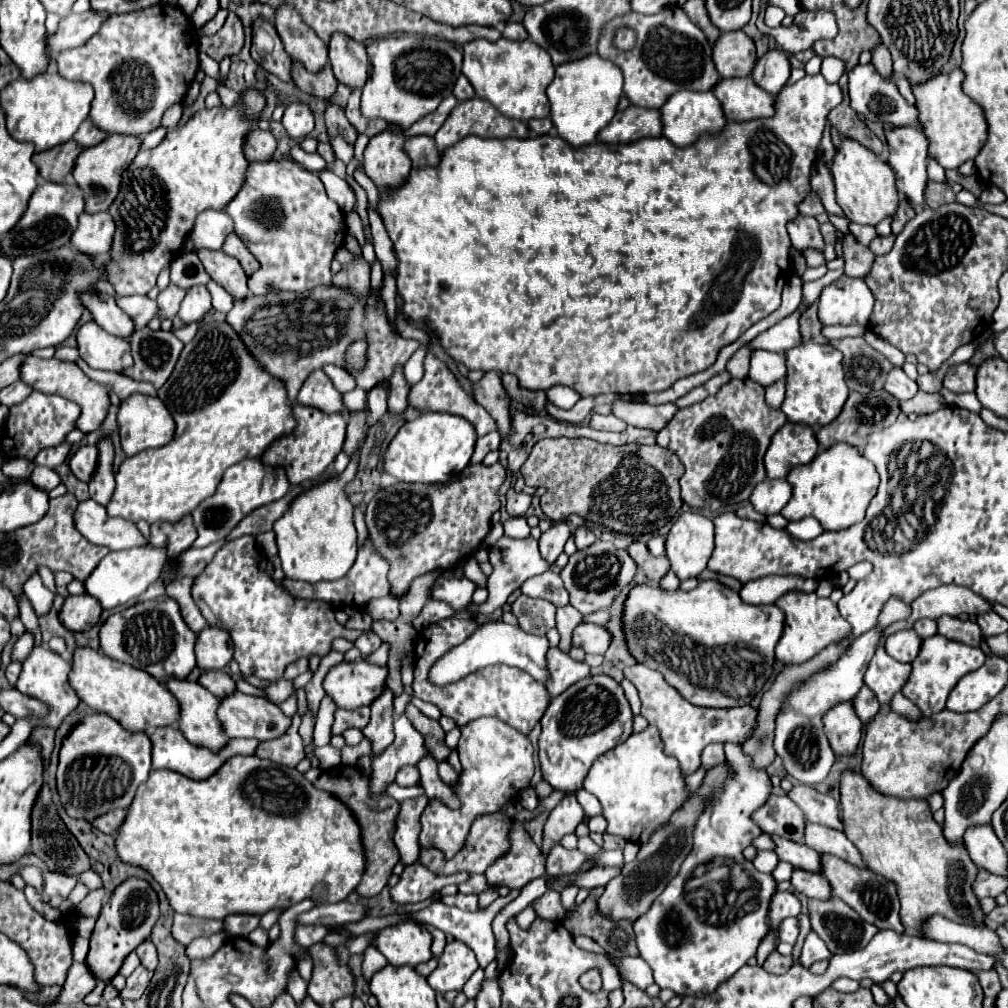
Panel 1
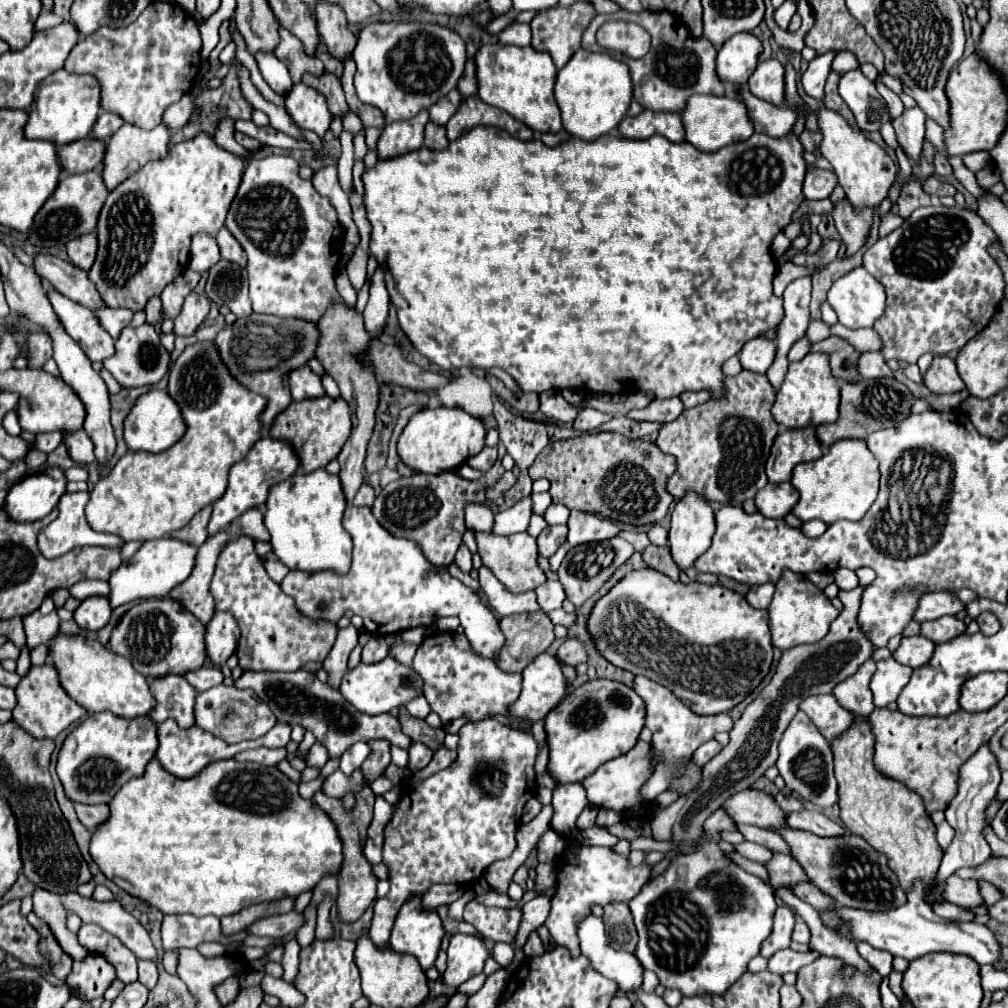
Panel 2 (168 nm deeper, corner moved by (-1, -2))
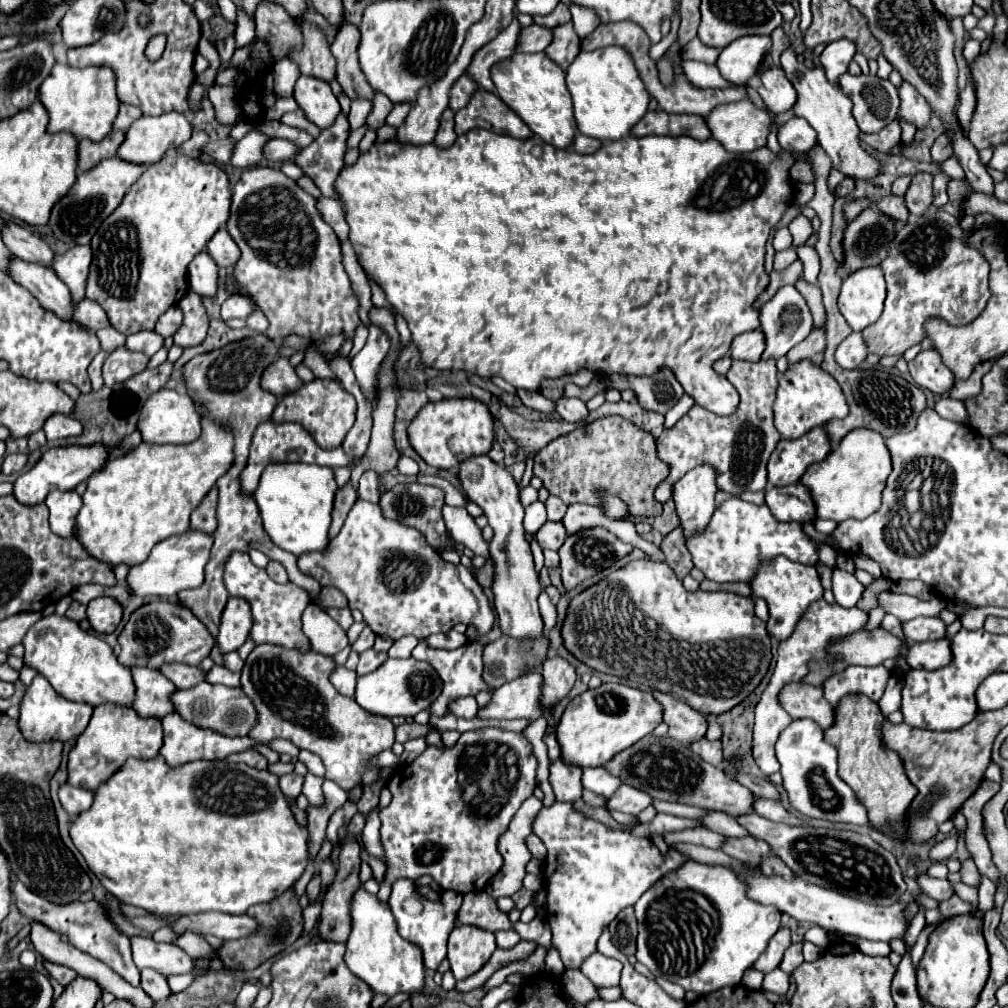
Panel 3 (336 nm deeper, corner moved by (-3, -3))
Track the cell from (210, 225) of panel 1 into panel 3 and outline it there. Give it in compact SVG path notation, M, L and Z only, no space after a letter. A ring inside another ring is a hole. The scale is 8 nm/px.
M202 251L188 265L188 285L198 295L214 295L218 291L218 267L208 251Z

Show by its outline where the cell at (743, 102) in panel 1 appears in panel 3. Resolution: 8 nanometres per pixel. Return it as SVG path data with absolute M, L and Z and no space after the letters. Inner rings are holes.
M792 115L778 127L778 143L790 153L808 153L808 149L816 143L816 131L812 131L804 119Z

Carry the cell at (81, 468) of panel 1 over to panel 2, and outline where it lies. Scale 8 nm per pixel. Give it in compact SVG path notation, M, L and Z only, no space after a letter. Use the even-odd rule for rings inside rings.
M84 428L76 432L62 432L62 444L68 448L68 454L76 462L90 464L94 460L94 444L84 432Z

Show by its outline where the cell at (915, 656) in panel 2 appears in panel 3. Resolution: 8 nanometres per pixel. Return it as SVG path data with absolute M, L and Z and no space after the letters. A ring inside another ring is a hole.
M924 641L924 643L910 643L906 651L906 663L910 669L938 669L944 667L952 659L950 641Z

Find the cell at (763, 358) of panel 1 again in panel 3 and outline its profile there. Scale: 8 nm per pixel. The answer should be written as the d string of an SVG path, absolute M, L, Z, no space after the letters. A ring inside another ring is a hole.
M748 331L744 335L738 335L732 341L730 357L734 361L750 361L750 363L756 363L756 359L762 357L764 347L766 347L764 333L762 331Z

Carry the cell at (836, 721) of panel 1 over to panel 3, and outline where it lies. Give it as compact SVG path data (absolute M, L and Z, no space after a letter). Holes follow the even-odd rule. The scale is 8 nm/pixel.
M790 683L780 691L780 703L784 711L792 719L810 717L814 719L824 731L832 727L834 721L834 707L824 699L824 693L820 687L802 685L802 683Z

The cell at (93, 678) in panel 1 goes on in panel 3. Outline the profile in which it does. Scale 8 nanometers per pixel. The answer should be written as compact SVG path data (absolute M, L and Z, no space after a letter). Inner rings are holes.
M58 615L42 617L30 627L22 645L26 649L24 663L44 675L64 699L88 703L92 707L98 707L100 703L132 705L132 699L136 697L132 671L118 661L106 641L80 629L76 621Z

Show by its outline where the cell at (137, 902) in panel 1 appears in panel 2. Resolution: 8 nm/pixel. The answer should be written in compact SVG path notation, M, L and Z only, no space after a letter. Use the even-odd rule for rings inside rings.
M90 954L86 962L74 962L66 984L70 986L74 996L84 1002L92 1002L94 998L104 996L106 988L112 984L114 978L114 968L102 956Z

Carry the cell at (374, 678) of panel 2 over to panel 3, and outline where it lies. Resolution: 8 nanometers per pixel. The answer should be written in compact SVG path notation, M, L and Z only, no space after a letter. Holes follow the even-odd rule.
M386 659L376 671L358 677L356 683L356 703L364 707L366 711L384 715L384 717L394 717L394 715L404 715L404 717L414 717L422 709L428 709L430 703L440 695L442 691L442 681L438 673L428 667L424 661L416 659Z

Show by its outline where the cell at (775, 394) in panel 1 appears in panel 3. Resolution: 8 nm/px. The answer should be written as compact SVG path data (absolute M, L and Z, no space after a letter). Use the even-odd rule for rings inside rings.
M792 285L782 287L762 309L760 309L760 323L762 331L766 335L766 351L762 359L780 359L786 355L796 343L804 341L808 337L808 331L812 331L812 315L806 305L806 299L800 295L800 291Z

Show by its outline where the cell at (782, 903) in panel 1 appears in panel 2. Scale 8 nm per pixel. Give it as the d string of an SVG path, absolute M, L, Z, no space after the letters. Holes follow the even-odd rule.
M780 906L776 910L776 916L774 916L774 928L772 928L772 934L770 938L766 938L766 942L762 944L762 950L760 950L760 956L764 958L770 958L774 952L782 950L782 948L788 948L790 946L790 936L792 936L792 928L794 928L794 912L786 906Z

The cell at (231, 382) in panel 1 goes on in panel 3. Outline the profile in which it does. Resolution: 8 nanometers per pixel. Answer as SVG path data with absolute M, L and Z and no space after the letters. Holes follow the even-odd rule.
M202 415L202 433L190 445L162 445L150 451L148 443L140 443L88 479L84 507L76 517L78 541L100 561L142 563L156 543L188 531L190 513L228 471L232 459L232 431L216 427L208 415Z

